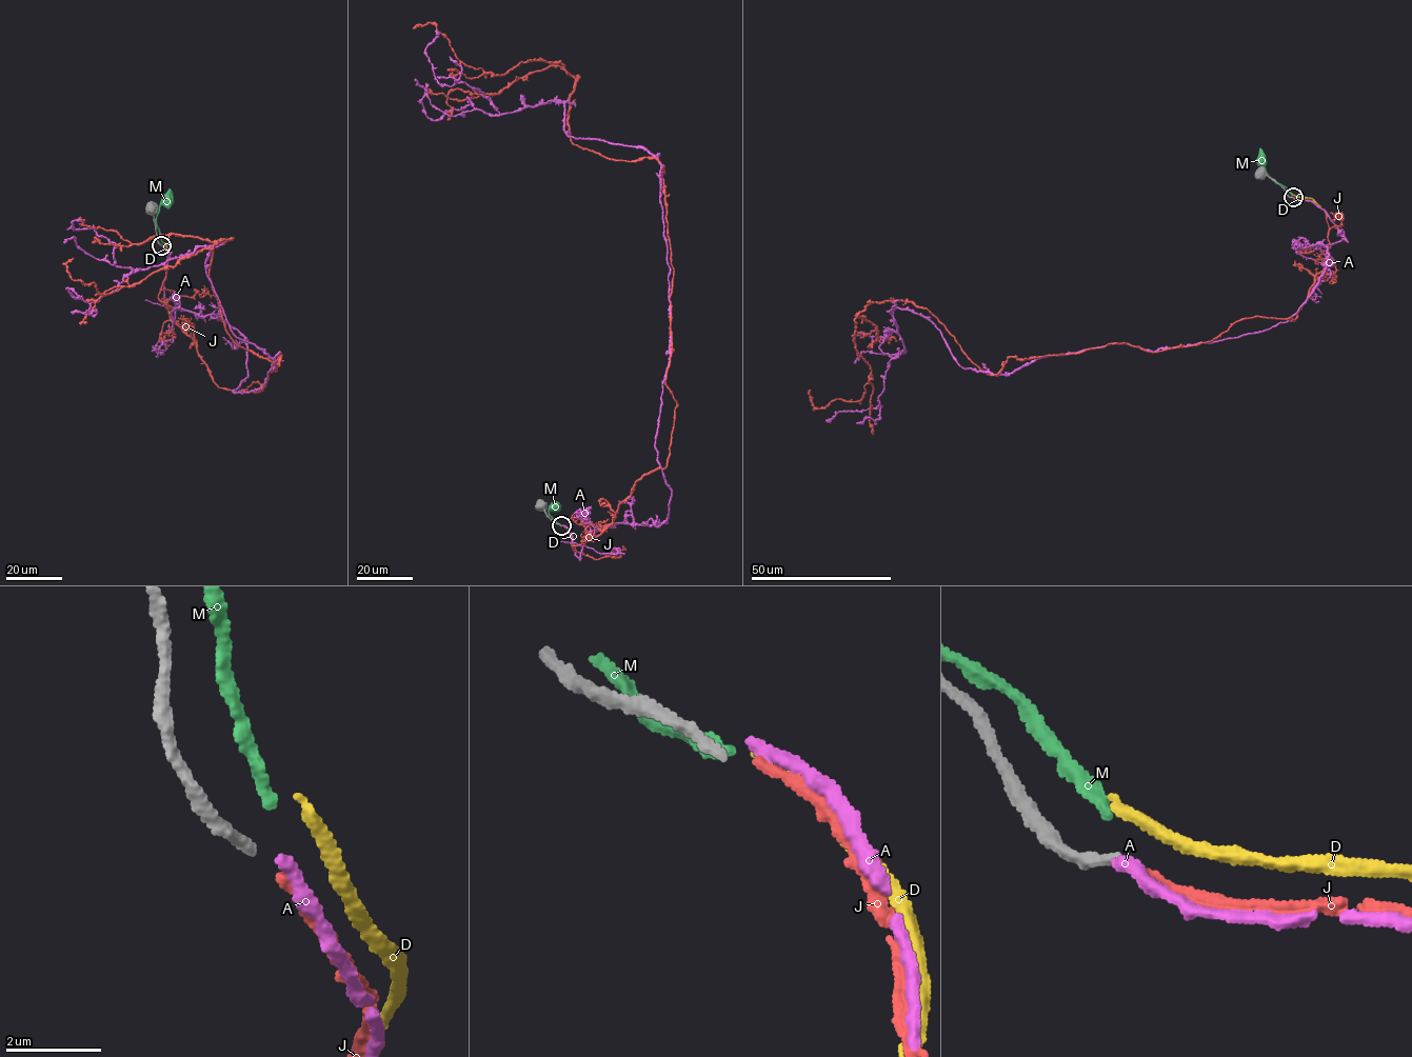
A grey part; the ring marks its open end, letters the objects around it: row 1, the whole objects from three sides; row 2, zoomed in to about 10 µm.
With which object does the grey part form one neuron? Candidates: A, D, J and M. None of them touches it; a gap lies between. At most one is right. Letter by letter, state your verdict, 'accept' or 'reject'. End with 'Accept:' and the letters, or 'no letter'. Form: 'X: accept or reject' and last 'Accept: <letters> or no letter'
A: reject
D: reject
J: reject
M: reject
Accept: no letter

